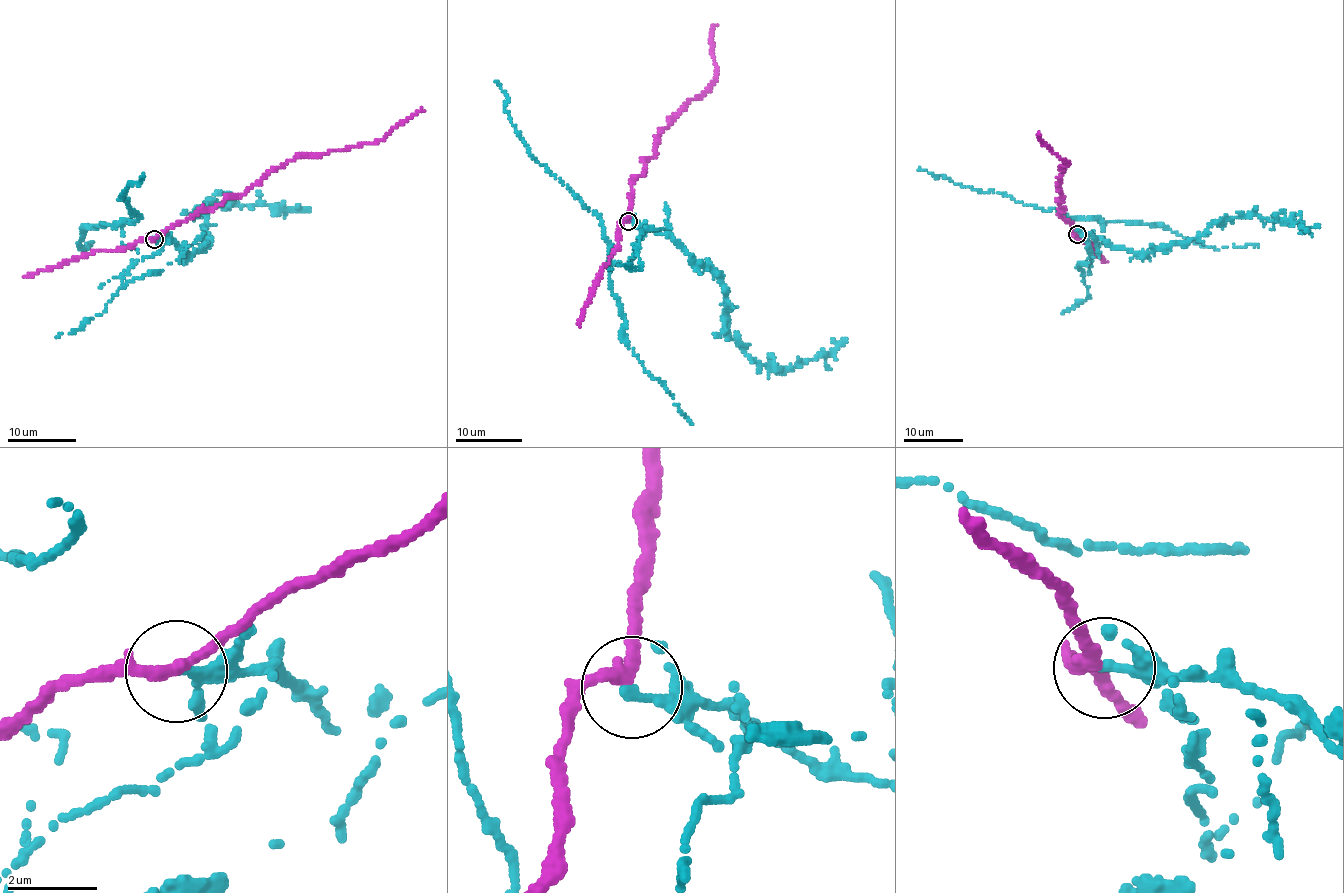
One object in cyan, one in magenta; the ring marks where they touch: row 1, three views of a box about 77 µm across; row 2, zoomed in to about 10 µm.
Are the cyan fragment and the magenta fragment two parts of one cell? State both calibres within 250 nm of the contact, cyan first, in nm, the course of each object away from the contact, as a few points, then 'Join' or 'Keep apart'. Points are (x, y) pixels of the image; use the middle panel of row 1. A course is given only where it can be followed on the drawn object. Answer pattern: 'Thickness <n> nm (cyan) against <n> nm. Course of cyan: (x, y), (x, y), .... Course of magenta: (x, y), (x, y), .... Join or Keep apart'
Thickness 240 nm (cyan) against 280 nm. Course of cyan: (628, 221), (670, 236), (698, 264), (711, 267), (724, 289), (729, 335), (758, 363), (793, 370), (847, 339). Course of magenta: (628, 221), (634, 180), (654, 156), (663, 129), (690, 100), (704, 96), (714, 80), (716, 24). Keep apart

